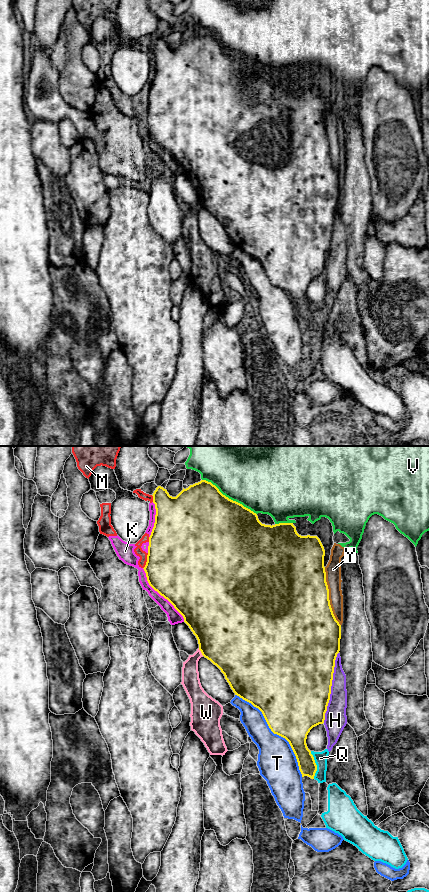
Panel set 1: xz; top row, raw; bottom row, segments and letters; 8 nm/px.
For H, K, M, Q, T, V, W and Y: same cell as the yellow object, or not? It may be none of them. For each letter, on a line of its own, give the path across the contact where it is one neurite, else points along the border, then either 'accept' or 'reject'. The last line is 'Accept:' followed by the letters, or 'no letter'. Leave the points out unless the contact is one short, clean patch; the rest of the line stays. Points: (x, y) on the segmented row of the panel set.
H: reject
K: reject
M: reject
Q: along xz (310, 751), (316, 765), (314, 778) | reject
T: reject
V: reject
W: reject
Y: reject
Accept: no letter

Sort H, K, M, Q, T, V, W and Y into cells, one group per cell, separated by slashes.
H / K M / Q / T / V / W / Y

